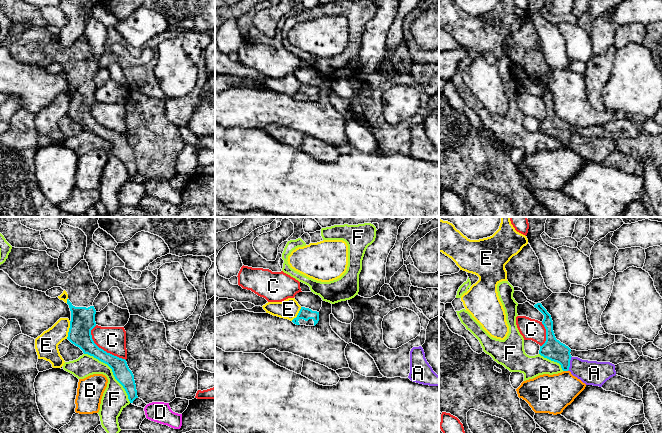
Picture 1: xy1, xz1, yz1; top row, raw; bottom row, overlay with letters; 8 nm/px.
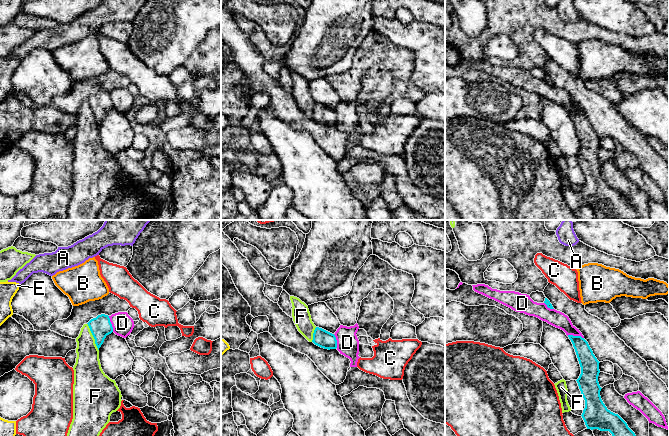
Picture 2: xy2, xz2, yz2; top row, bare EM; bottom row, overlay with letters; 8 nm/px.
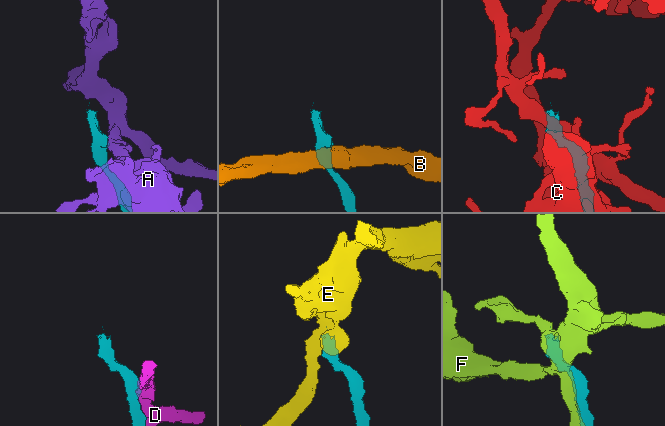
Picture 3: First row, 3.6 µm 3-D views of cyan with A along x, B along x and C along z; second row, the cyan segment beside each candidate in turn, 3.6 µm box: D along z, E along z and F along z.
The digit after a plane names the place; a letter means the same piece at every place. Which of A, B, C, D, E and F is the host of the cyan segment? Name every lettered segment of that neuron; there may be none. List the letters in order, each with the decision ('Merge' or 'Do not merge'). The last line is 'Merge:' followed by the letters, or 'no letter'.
A: Do not merge
B: Do not merge
C: Do not merge
D: Do not merge
E: Do not merge
F: Do not merge
Merge: no letter

